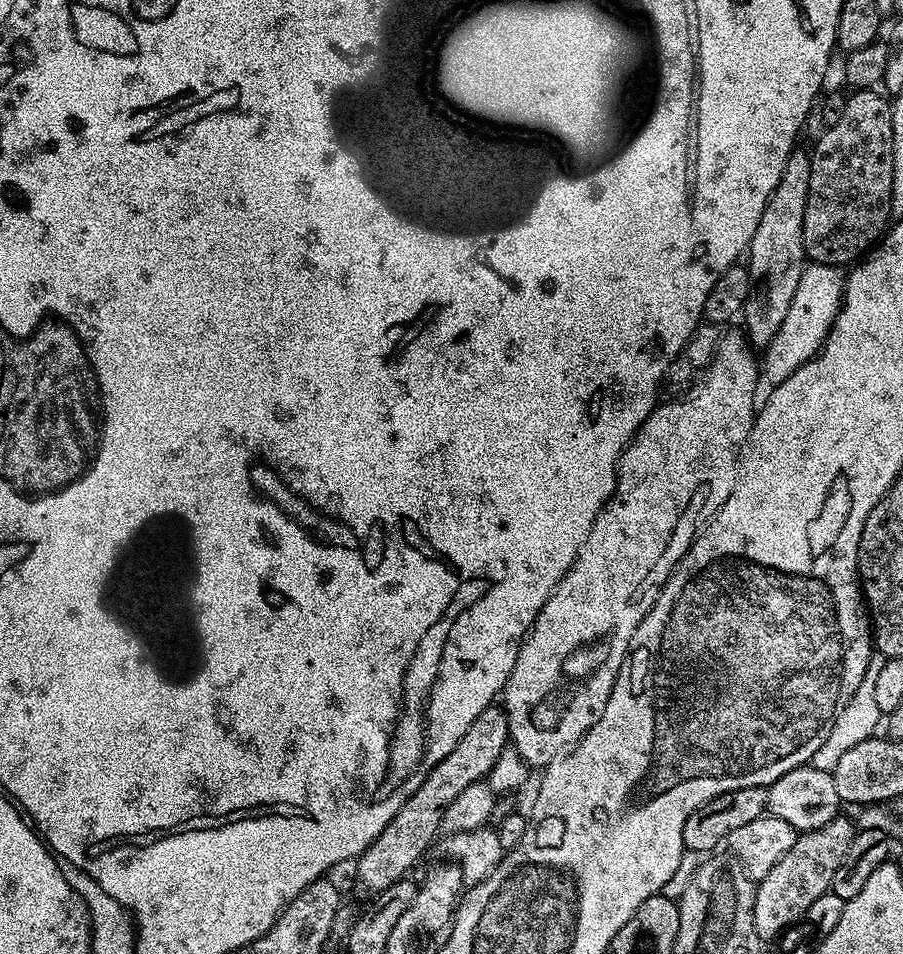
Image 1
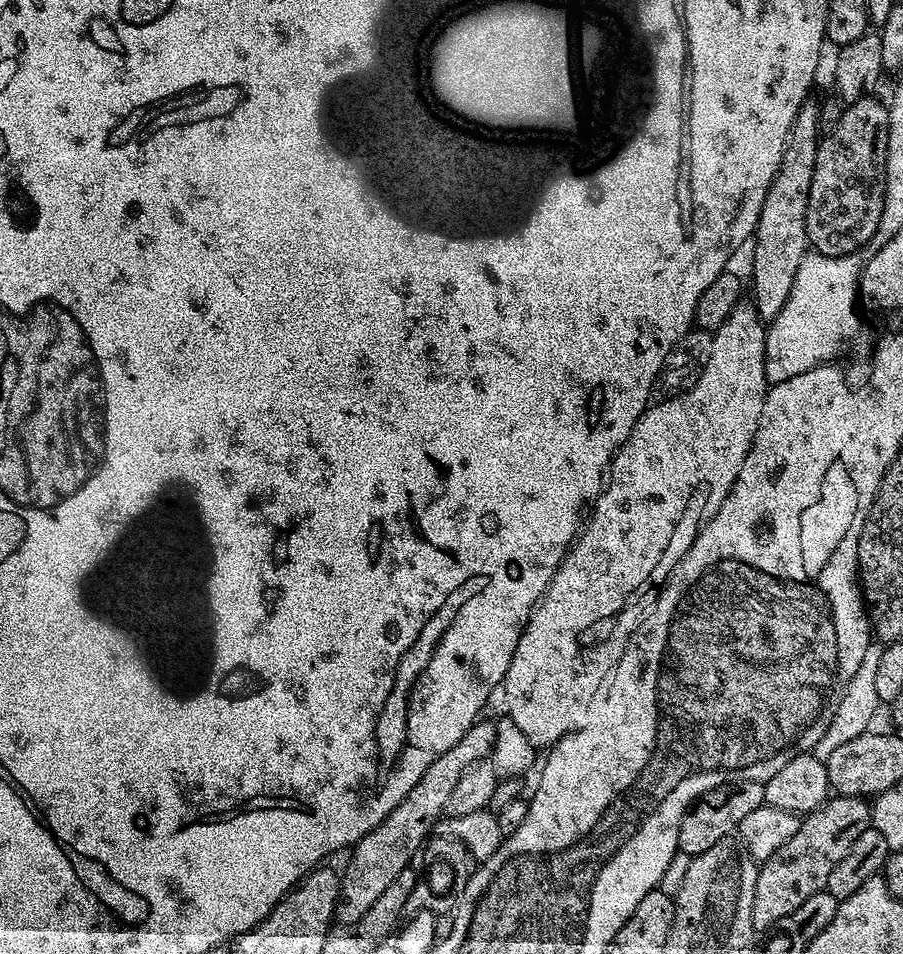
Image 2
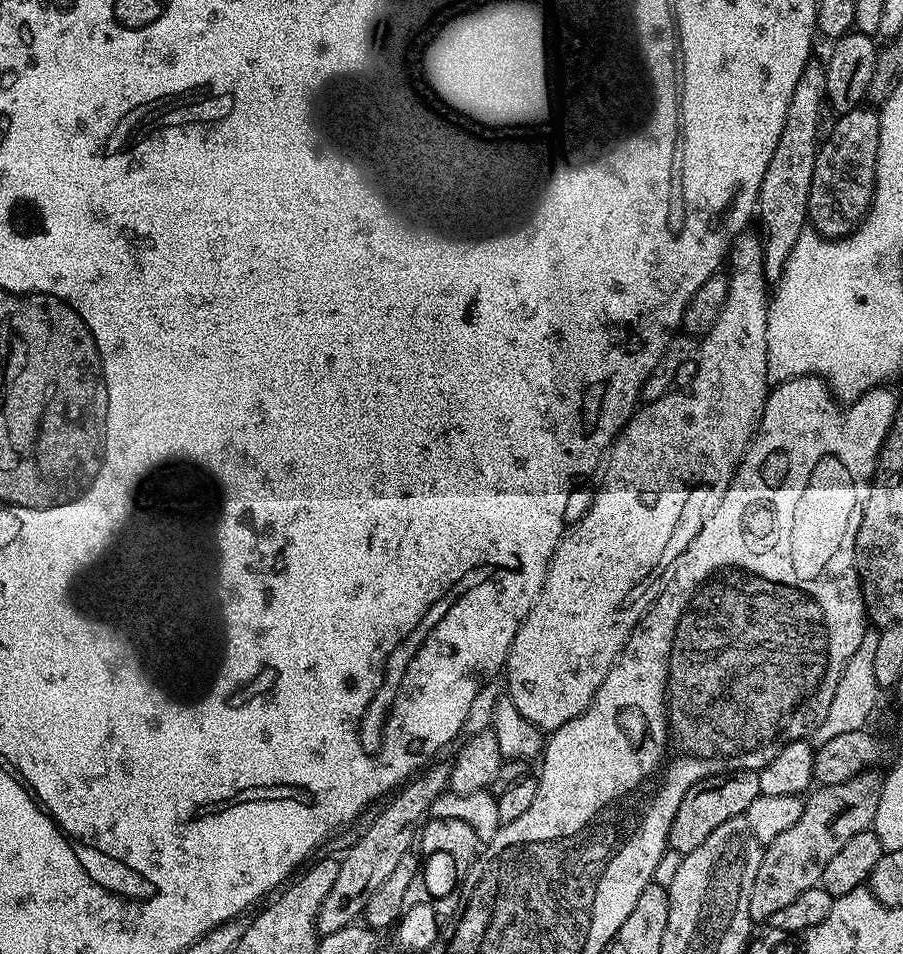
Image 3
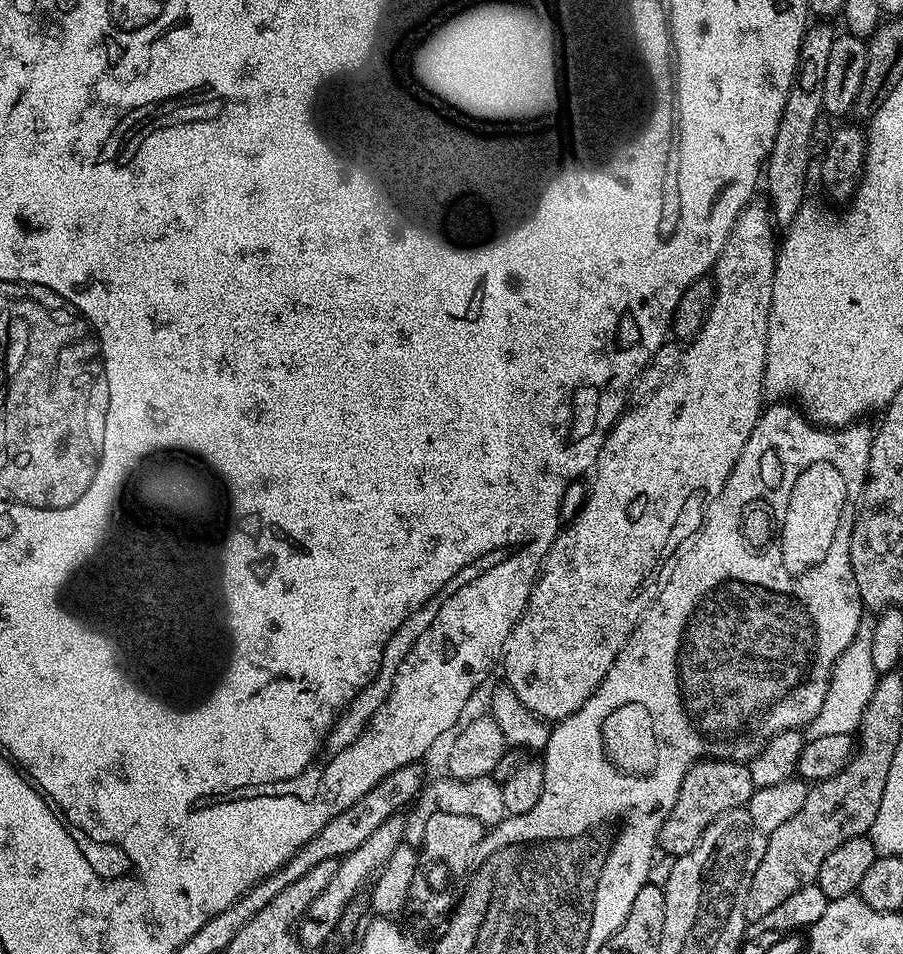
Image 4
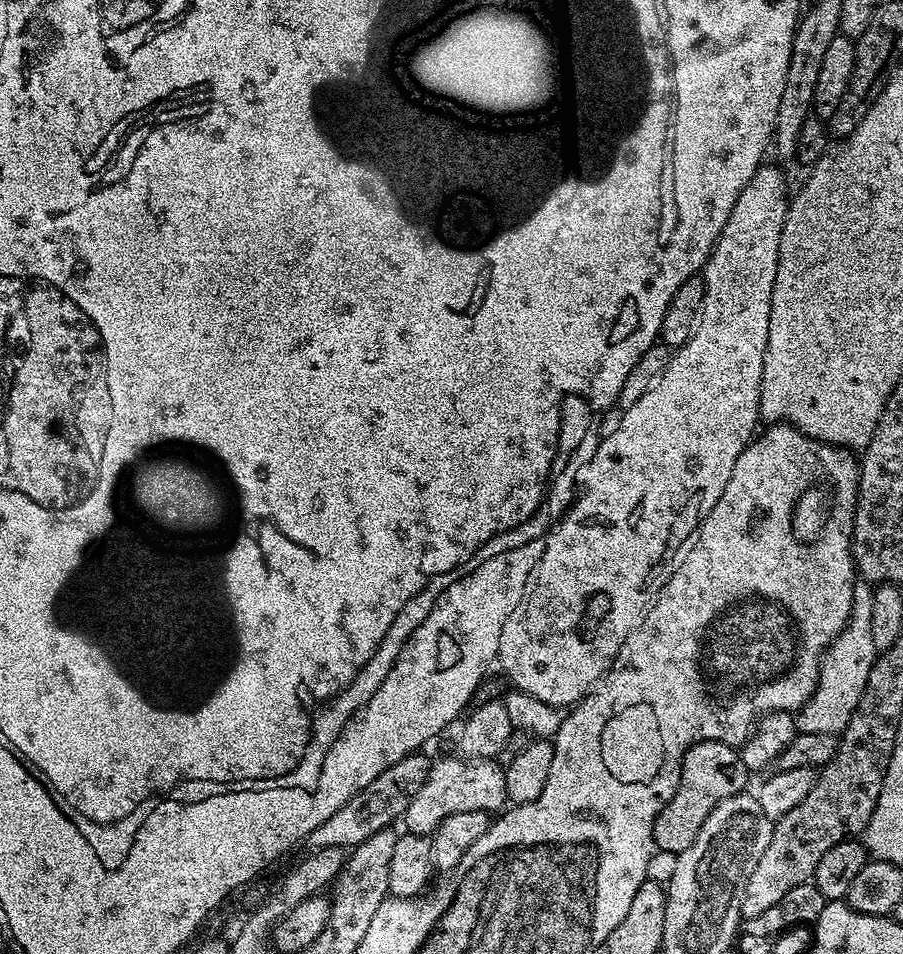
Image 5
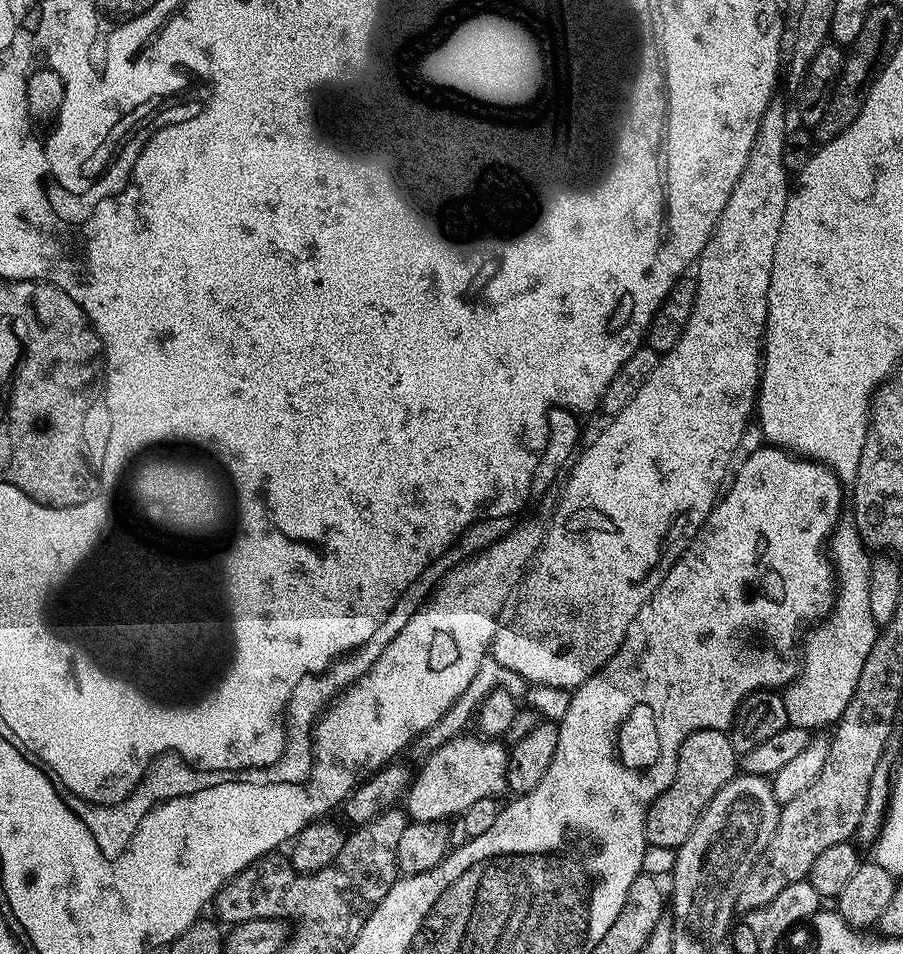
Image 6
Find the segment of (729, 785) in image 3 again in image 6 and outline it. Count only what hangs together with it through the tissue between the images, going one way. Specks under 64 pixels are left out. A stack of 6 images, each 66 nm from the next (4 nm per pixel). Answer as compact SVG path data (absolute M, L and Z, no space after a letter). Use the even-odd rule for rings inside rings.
M703 728L686 738L678 750L674 780L664 793L650 806L646 814L644 838L654 846L679 850L690 838L690 830L698 822L706 806L738 774L738 753L727 731Z

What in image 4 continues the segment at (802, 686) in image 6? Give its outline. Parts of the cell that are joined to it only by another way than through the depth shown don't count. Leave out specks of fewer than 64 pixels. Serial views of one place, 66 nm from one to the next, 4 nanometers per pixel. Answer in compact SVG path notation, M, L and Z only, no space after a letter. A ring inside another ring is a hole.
M865 614L860 620L860 629L854 638L854 642L850 642L850 646L846 646L846 650L838 658L838 662L832 671L830 678L830 686L826 690L826 702L822 702L822 710L818 710L818 714L806 725L807 735L811 738L822 738L826 734L846 734L852 736L857 731L862 714L868 705L868 694L870 691L870 682L877 679L877 672L874 670L874 662L870 655L870 645L874 642L874 626L875 619L871 615Z

